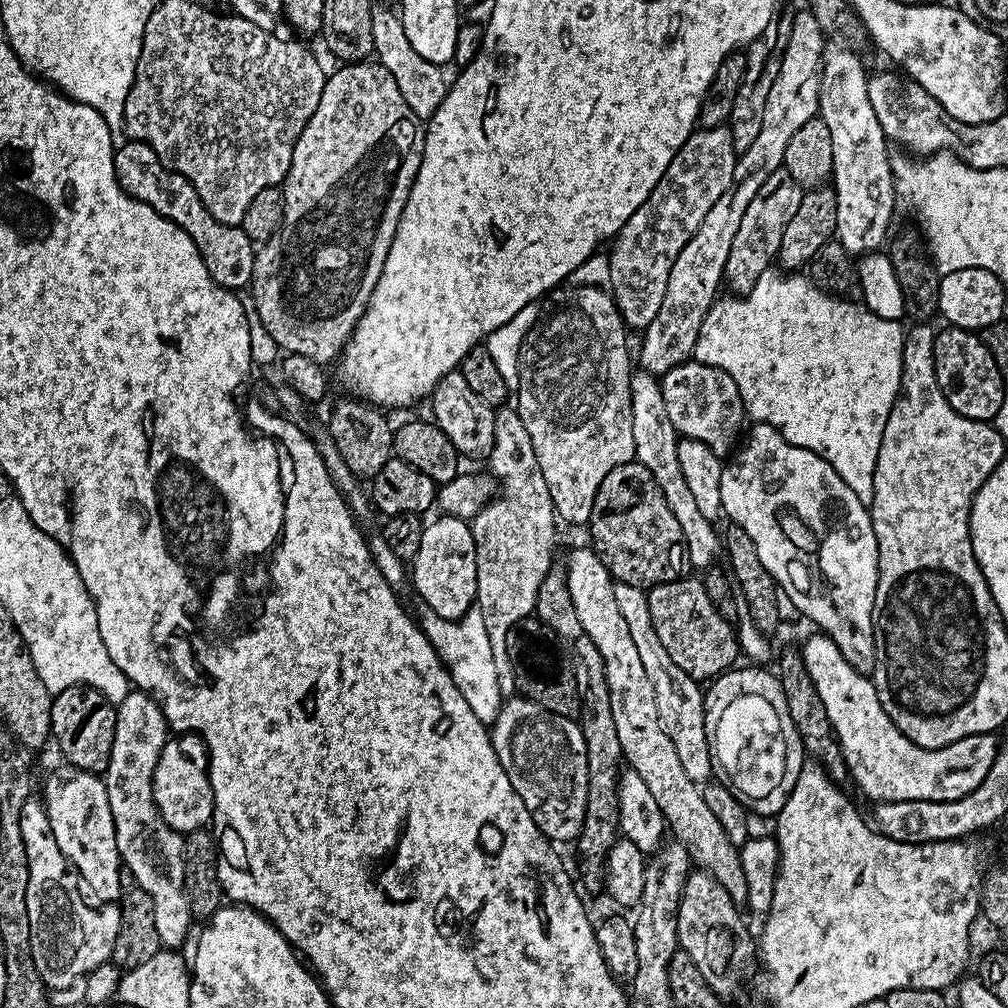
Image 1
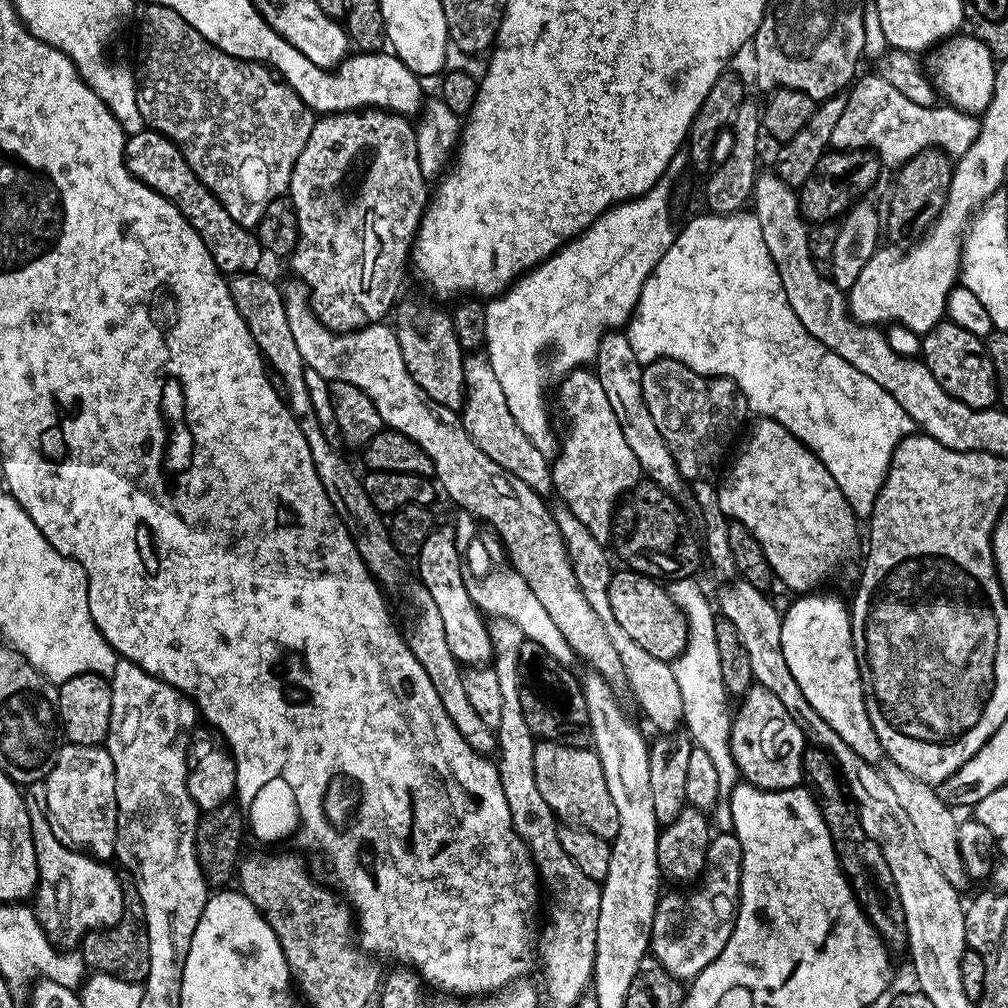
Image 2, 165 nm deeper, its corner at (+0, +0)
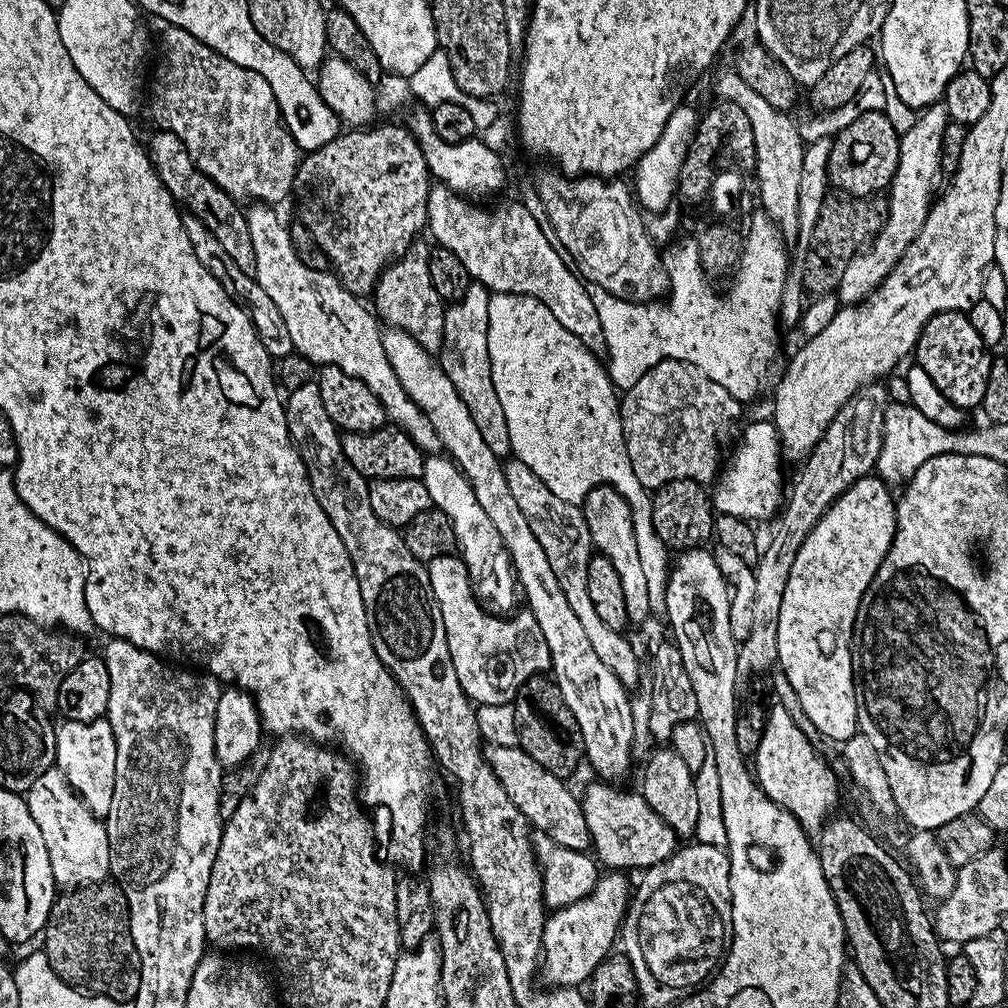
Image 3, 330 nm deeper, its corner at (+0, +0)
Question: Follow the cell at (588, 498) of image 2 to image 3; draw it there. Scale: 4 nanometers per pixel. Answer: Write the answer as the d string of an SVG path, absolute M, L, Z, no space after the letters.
M601 486L588 492L582 507L586 526L590 530L593 549L599 555L610 558L610 566L614 566L615 572L618 573L618 582L622 582L622 598L626 601L626 614L629 621L633 625L642 623L650 616L649 591L638 558L638 546L641 541L634 530L631 506L614 489Z

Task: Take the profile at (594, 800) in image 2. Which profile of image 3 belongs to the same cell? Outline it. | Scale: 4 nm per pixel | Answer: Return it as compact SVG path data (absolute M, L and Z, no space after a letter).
M592 782L580 796L582 814L586 814L586 826L590 830L595 859L603 867L605 864L605 869L608 870L629 870L628 868L647 870L658 862L670 858L678 847L678 838L674 834L674 830L670 830L670 826L666 826L662 822L662 818L658 818L658 814L654 814L654 810L639 791L618 792L611 787L614 786L608 782Z

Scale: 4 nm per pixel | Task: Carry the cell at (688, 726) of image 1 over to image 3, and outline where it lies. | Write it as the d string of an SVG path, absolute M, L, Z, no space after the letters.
M509 459L504 464L504 473L510 485L510 494L514 494L514 502L518 502L518 510L522 510L526 522L530 522L530 530L534 530L534 538L538 538L542 550L546 550L546 559L554 570L554 578L558 578L558 586L562 586L562 594L566 594L566 602L570 602L570 610L574 610L578 622L582 622L582 627L590 637L590 646L594 646L598 658L602 658L605 666L610 666L625 689L635 689L640 684L640 678L642 680L642 662L640 666L627 635L610 630L610 626L598 618L598 613L590 603L590 594L586 591L586 570L594 549L583 507L558 498L558 494L554 494L554 490L550 490L550 486L546 486L546 482L542 482L542 478L538 478L538 474L534 474L534 470L520 460Z

